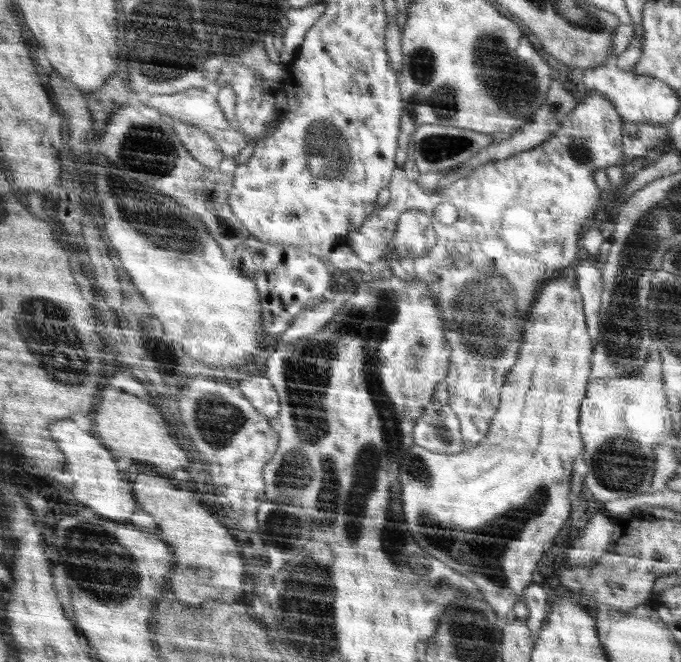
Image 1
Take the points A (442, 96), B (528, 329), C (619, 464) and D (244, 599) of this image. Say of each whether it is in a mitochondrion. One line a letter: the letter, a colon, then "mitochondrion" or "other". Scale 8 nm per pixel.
A: mitochondrion
B: mitochondrion
C: mitochondrion
D: other

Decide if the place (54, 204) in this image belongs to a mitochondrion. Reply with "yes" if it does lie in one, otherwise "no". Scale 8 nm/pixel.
no

